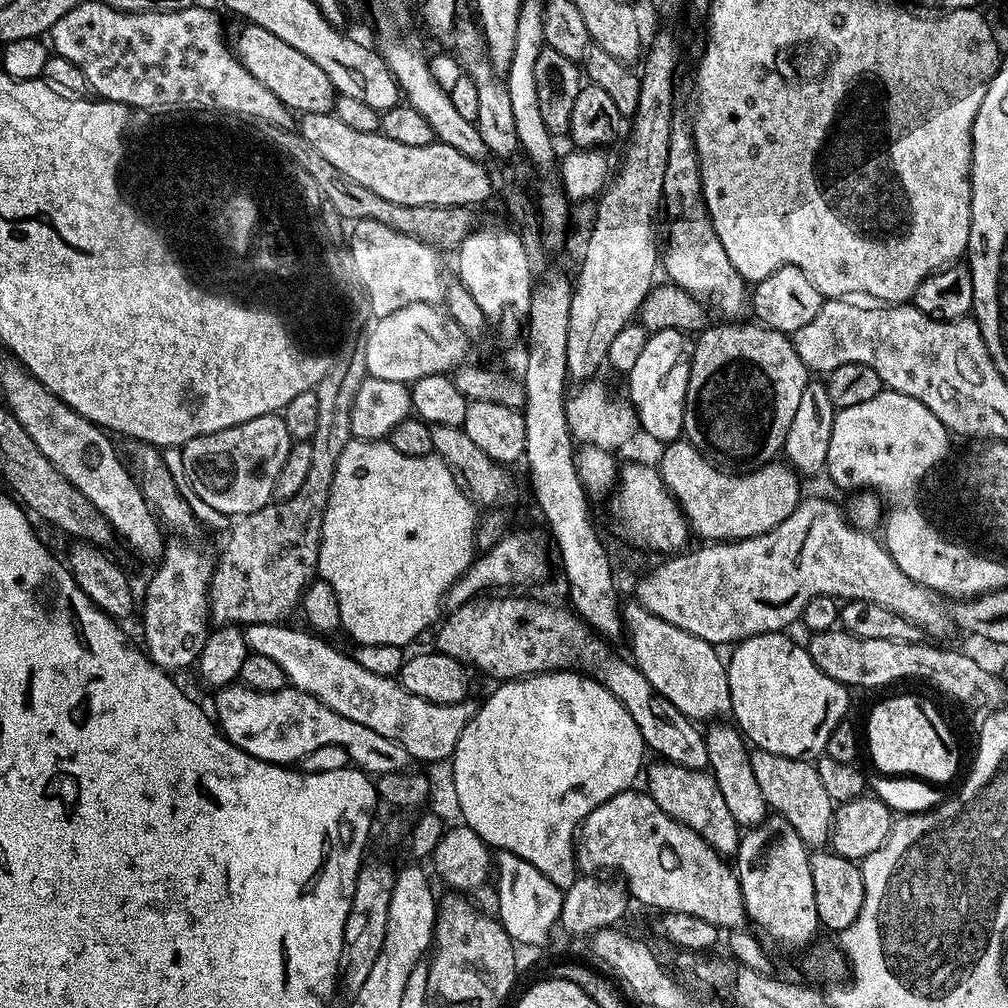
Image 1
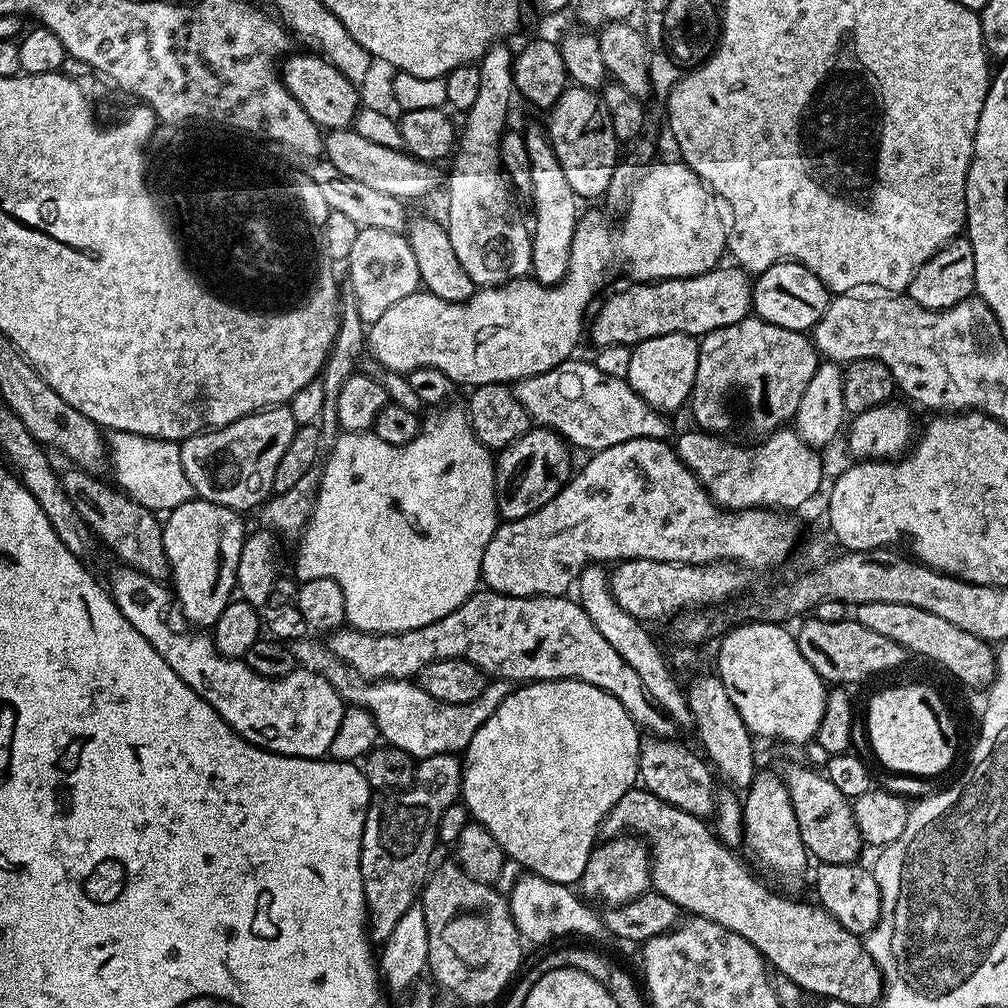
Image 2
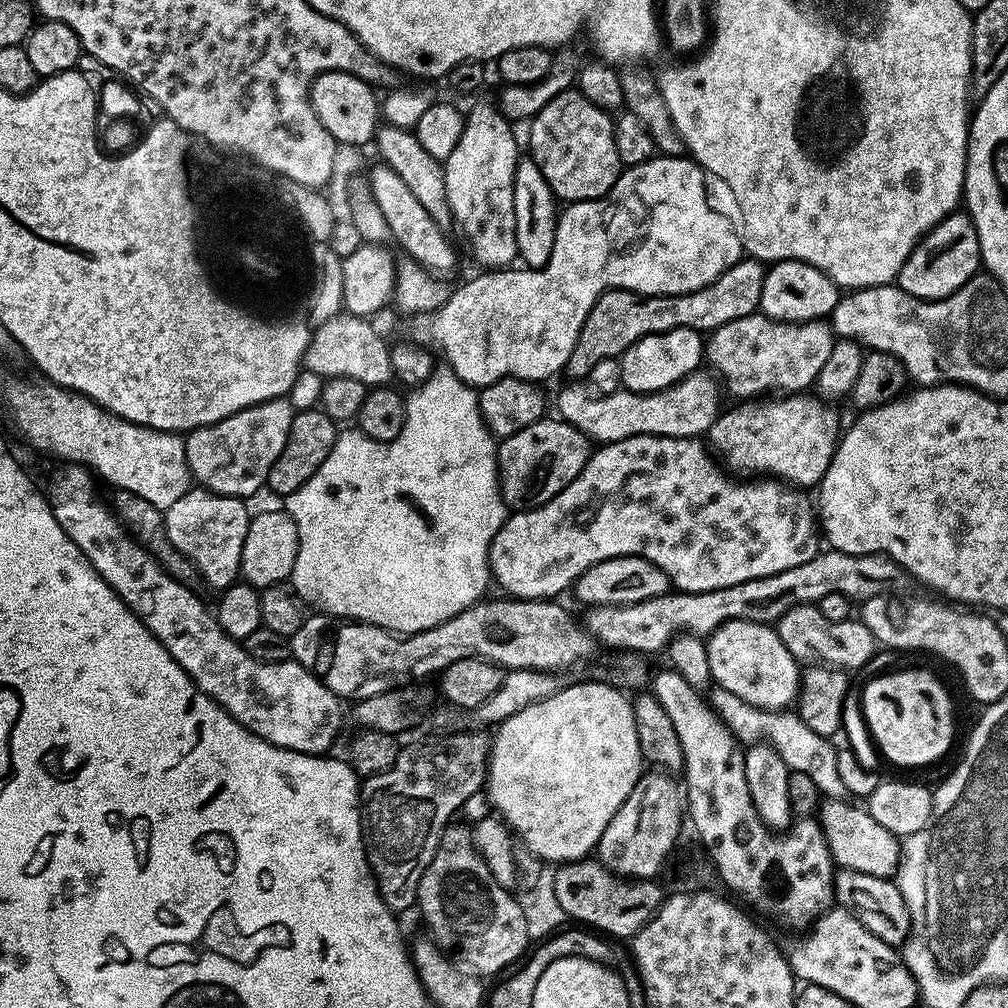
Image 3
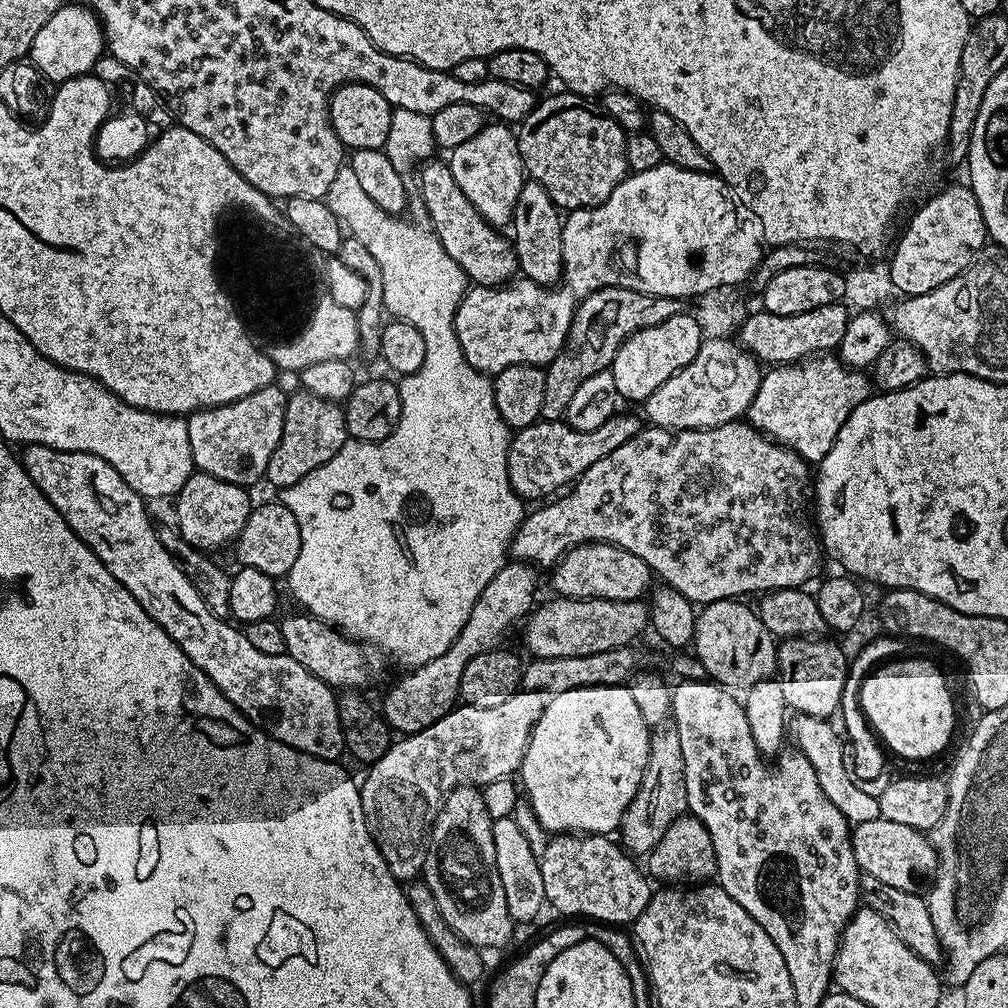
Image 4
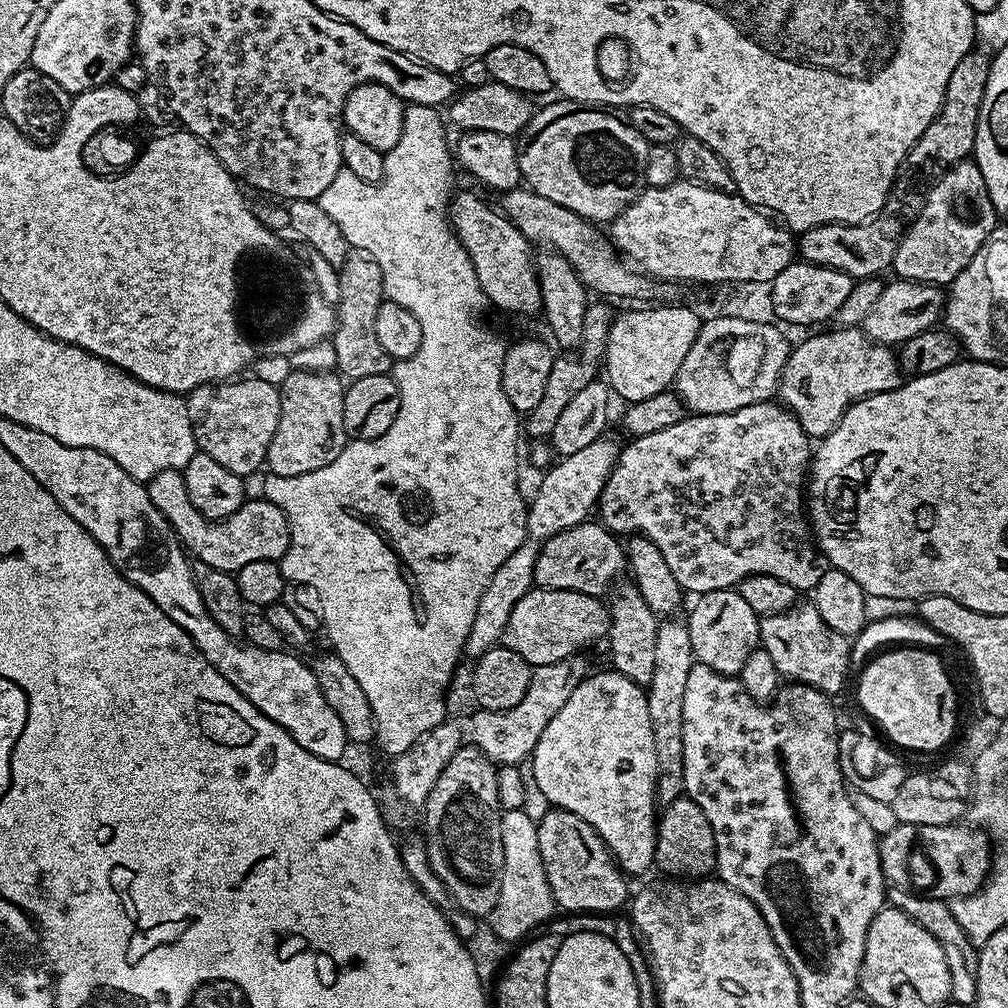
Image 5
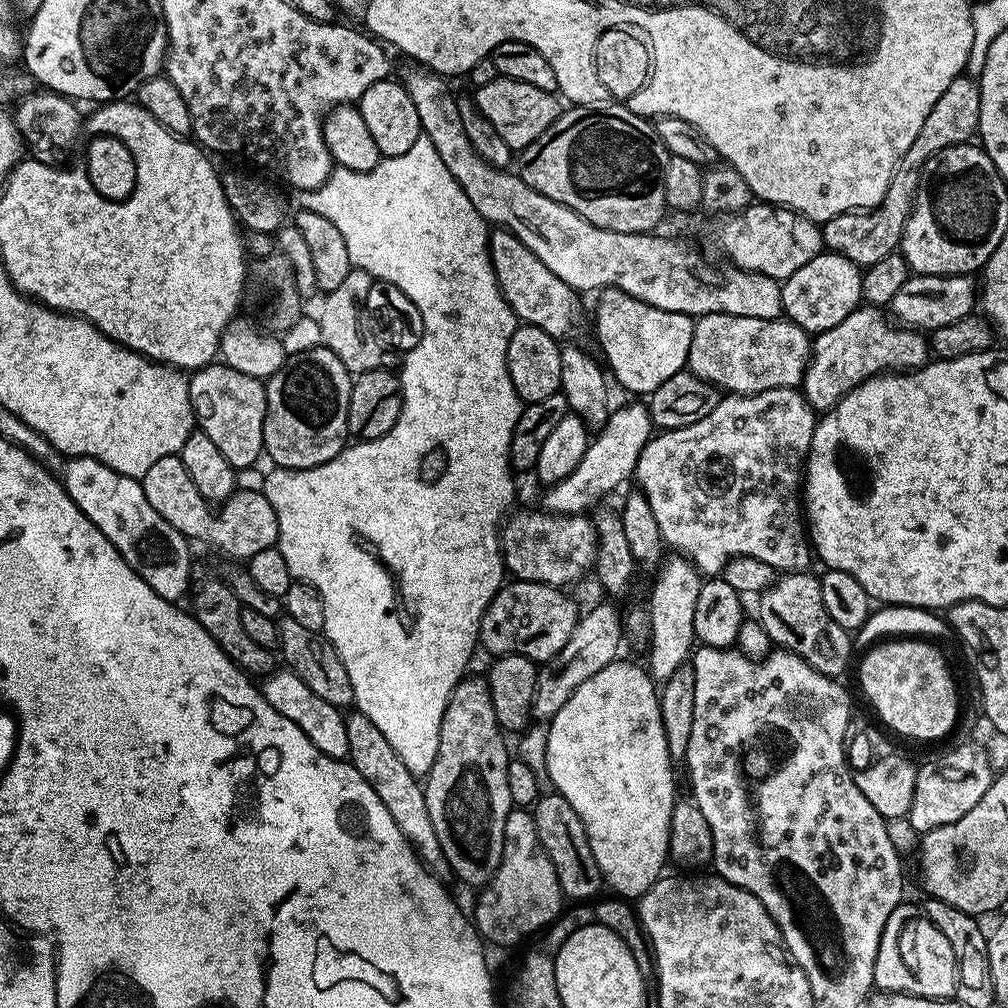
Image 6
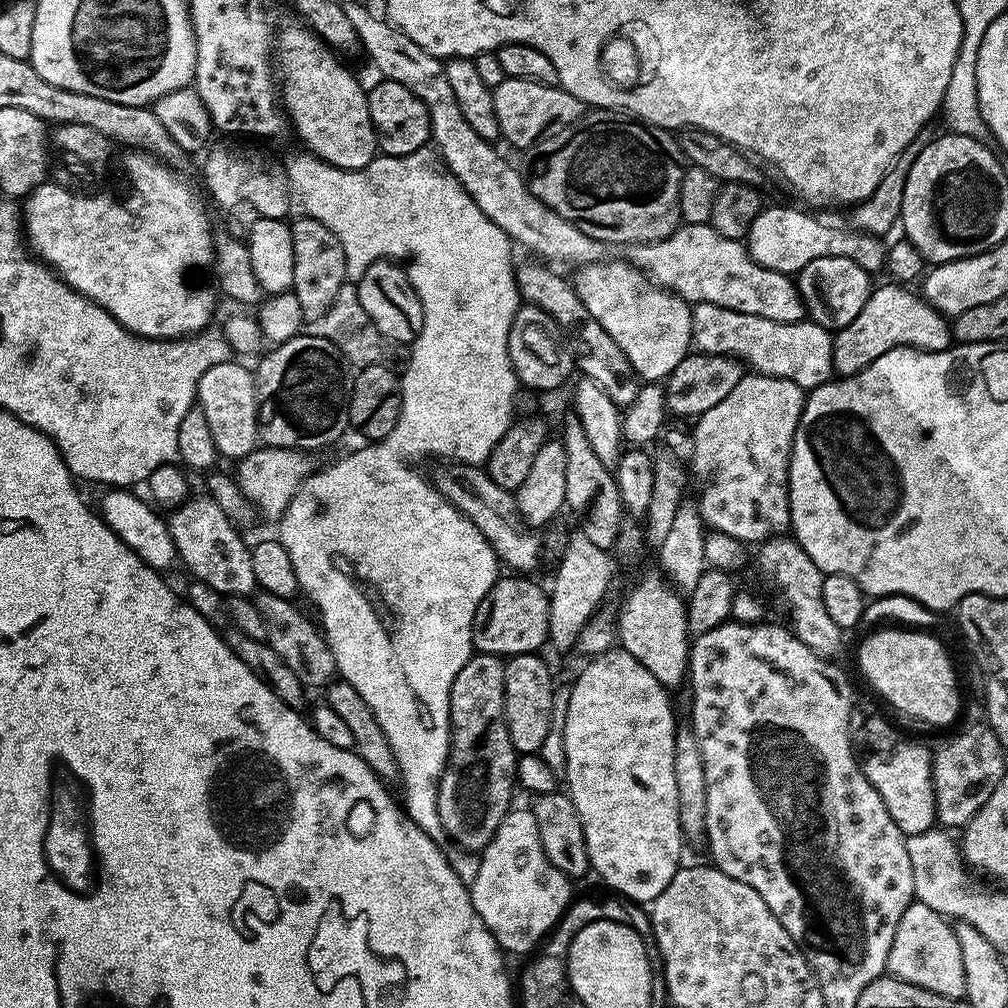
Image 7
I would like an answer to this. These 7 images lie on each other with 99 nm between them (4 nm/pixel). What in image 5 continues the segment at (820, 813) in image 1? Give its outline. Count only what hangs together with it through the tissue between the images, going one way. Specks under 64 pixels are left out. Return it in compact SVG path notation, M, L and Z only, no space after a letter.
M953 822L942 826L922 826L917 829L915 824L899 823L889 833L879 837L880 842L880 865L884 871L884 879L889 885L900 886L905 882L904 871L908 868L908 851L920 835L920 844L936 871L935 895L939 899L948 902L953 898L969 896L980 891L984 881L988 879L989 871L994 859L994 849L988 839L988 835L975 826L963 826Z

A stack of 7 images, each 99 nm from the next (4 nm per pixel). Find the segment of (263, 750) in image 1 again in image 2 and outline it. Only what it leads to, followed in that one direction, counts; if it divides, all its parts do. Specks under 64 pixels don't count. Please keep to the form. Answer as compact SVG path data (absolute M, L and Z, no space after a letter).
M116 566L112 572L112 584L110 583L112 599L115 600L118 610L126 614L126 622L130 622L130 626L134 626L134 630L138 630L138 634L142 634L142 638L146 638L146 642L150 642L150 646L154 646L154 650L158 650L158 654L166 658L170 670L174 670L174 674L178 674L178 678L182 678L186 686L193 688L203 700L210 702L210 706L214 706L217 714L243 740L259 748L265 748L268 752L277 752L283 756L305 756L311 760L323 757L327 753L330 742L334 742L334 734L338 734L338 726L342 726L346 707L346 701L337 692L336 687L320 673L307 670L297 670L282 678L271 680L250 670L250 666L244 663L243 659L223 656L216 649L216 643L211 635L201 634L196 630L175 632L174 629L168 628L164 619L168 616L168 607L173 607L174 596L169 589L167 592L164 587L161 581L127 566Z

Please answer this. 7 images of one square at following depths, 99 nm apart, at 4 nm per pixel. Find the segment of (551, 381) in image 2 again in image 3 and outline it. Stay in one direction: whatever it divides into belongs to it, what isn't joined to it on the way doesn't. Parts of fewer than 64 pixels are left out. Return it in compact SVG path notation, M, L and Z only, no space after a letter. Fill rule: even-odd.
M704 370L692 372L661 392L617 390L588 396L583 383L568 382L556 396L559 419L573 424L589 441L613 444L631 436L690 436L700 438L722 411L722 388L715 375ZM705 372L705 373L704 373ZM708 375L708 376L707 376ZM588 391L588 392L587 392Z

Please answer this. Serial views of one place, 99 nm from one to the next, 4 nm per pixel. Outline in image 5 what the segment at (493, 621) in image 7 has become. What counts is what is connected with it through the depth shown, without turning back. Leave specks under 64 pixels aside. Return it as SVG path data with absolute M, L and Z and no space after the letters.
M534 586L514 606L506 630L502 630L500 644L514 650L514 654L522 654L533 666L562 662L584 650L587 644L603 641L608 634L608 621L608 605L599 596Z

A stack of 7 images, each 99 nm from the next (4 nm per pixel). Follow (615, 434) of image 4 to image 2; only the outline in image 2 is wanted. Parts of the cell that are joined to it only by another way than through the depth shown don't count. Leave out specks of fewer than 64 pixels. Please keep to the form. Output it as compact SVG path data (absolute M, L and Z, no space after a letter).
M532 426L512 444L499 449L496 462L496 506L501 521L526 518L550 502L568 483L574 472L569 445L551 428Z

